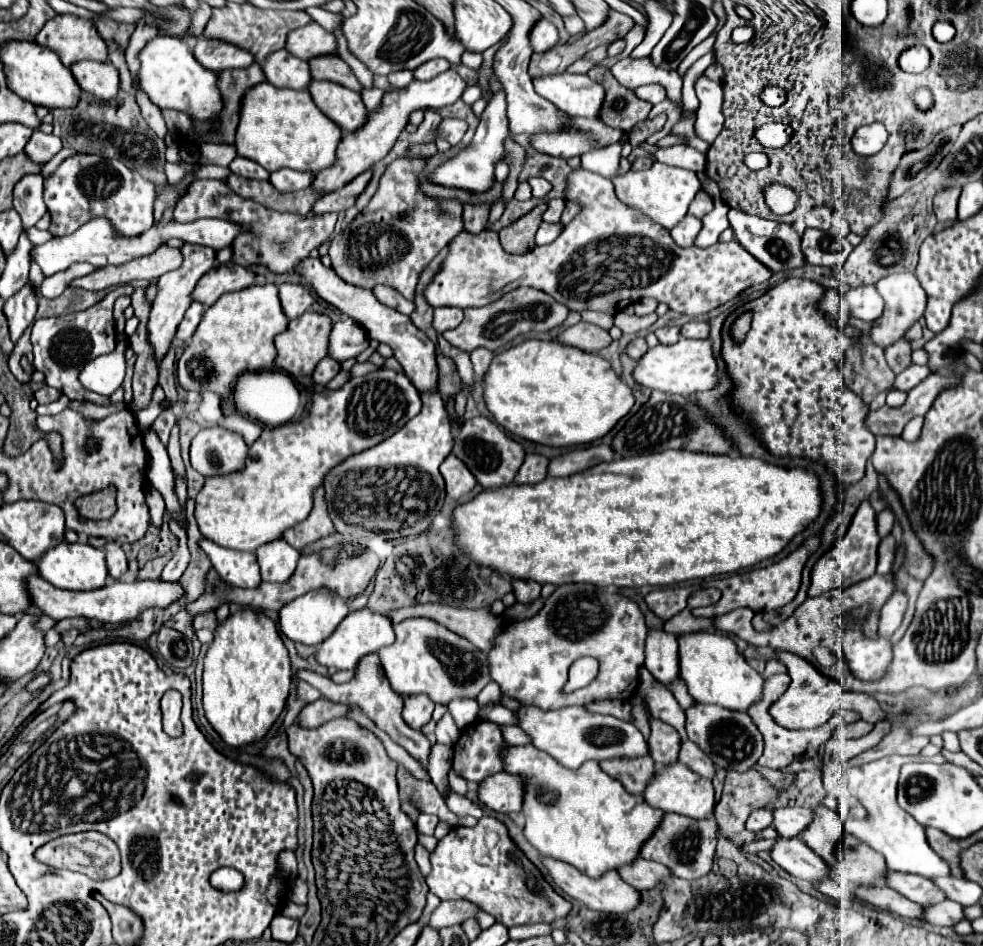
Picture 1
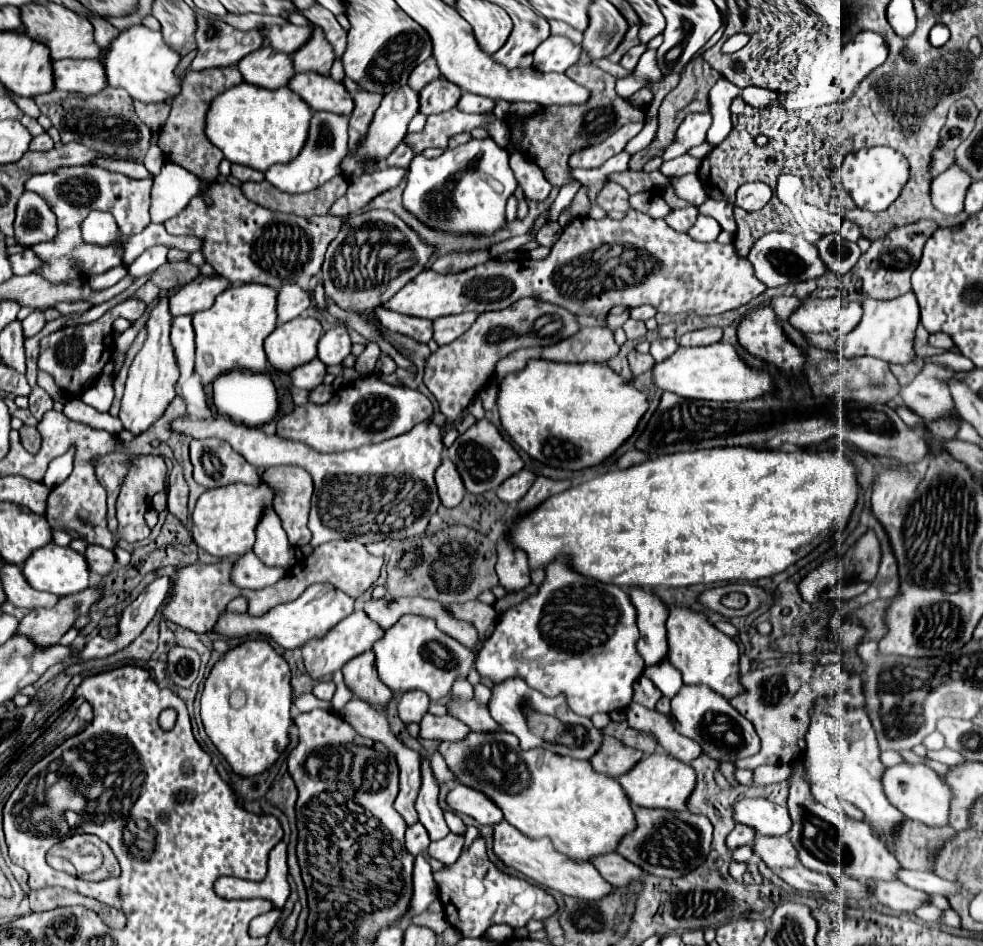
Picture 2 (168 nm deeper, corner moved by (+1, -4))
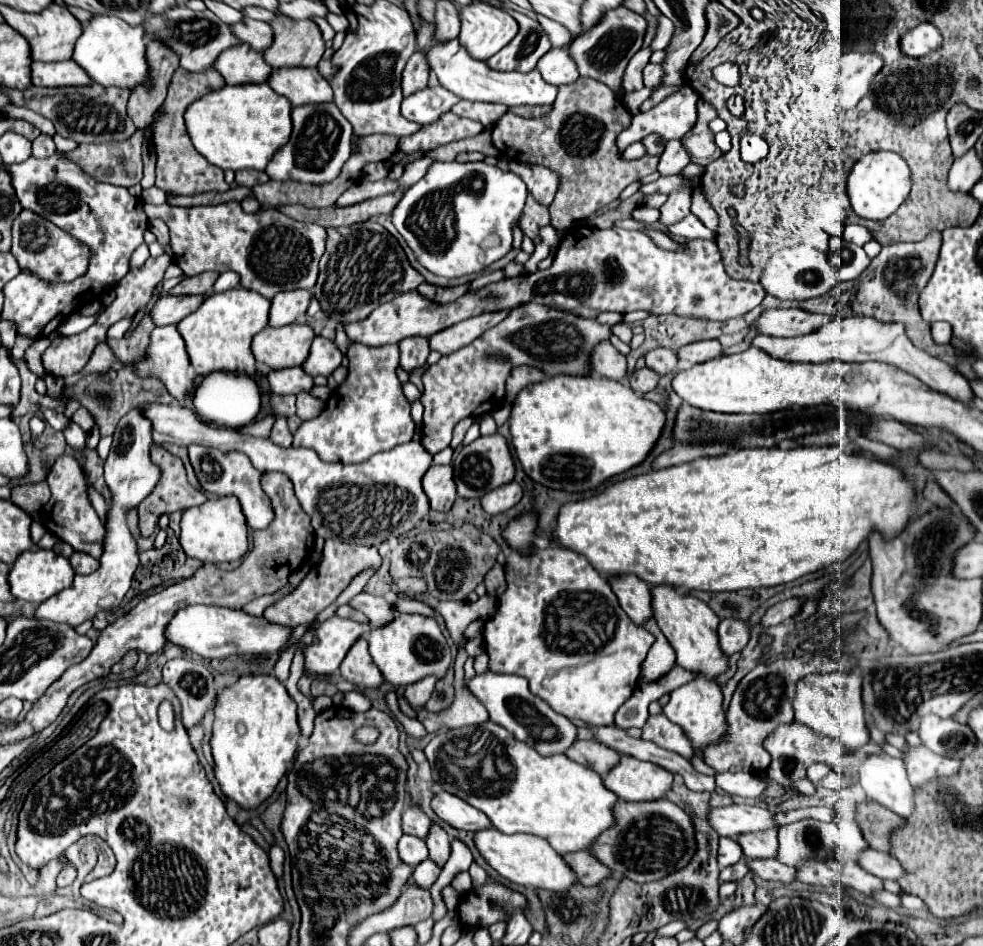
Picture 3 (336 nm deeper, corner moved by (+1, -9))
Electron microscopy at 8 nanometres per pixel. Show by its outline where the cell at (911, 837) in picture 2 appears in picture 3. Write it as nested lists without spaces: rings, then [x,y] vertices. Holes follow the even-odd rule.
[[[865,803],[857,807],[857,823],[867,837],[869,845],[877,851],[891,853],[891,837],[897,829],[903,829],[907,821],[879,803]]]

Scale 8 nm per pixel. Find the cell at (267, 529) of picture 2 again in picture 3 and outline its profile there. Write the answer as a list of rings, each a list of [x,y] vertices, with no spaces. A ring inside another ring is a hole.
[[[191,445],[189,447],[189,459],[191,459],[191,465],[195,469],[195,475],[201,483],[201,489],[203,491],[209,491],[213,495],[237,495],[237,499],[241,501],[241,507],[243,507],[243,513],[247,517],[247,525],[253,529],[253,531],[261,531],[261,529],[267,529],[269,523],[273,523],[275,515],[273,515],[273,507],[271,507],[271,499],[267,497],[267,493],[263,491],[259,479],[261,479],[261,473],[255,471],[251,459],[245,455],[245,453],[239,453],[239,451],[229,451],[229,453],[223,453],[219,449],[213,449],[213,447],[205,447],[205,445]]]

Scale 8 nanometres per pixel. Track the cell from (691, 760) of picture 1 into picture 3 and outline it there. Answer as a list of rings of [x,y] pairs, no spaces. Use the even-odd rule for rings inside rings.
[[[663,713],[649,715],[647,723],[641,729],[641,737],[647,741],[653,741],[655,745],[659,745],[667,751],[679,753],[685,759],[693,757],[693,753],[695,753],[691,741],[683,733],[683,729],[679,725],[671,723]]]

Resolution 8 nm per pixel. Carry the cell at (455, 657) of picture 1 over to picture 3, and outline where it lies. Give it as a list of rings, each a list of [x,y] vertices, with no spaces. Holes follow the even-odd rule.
[[[399,615],[389,625],[371,629],[369,653],[385,681],[389,681],[393,687],[407,687],[419,679],[425,679],[427,675],[433,675],[441,681],[453,663],[451,647],[443,637],[437,621],[423,615]]]

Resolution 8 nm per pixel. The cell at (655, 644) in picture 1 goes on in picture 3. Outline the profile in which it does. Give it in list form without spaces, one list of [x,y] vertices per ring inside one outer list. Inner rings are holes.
[[[625,575],[621,579],[613,577],[613,579],[609,579],[609,583],[621,603],[621,609],[629,615],[629,619],[635,625],[643,627],[653,617],[649,585],[635,575]]]

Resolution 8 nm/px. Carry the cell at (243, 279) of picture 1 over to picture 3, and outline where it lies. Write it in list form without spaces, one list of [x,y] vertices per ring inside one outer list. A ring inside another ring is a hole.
[[[163,295],[151,309],[151,319],[155,325],[177,325],[189,313],[197,311],[205,301],[203,295]]]

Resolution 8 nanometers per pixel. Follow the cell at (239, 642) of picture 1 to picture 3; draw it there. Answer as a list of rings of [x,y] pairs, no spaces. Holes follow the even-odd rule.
[[[243,675],[217,695],[213,715],[215,777],[227,797],[243,809],[253,809],[273,793],[287,771],[287,761],[295,757],[301,735],[297,705],[275,675]]]

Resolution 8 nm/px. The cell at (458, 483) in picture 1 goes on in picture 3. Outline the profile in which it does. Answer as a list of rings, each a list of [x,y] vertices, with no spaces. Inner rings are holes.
[[[433,465],[427,475],[423,477],[423,491],[429,497],[429,505],[433,511],[451,511],[457,491],[453,481],[453,467],[451,465]]]

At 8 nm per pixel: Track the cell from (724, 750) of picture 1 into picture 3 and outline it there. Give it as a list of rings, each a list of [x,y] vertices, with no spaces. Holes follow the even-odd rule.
[[[699,677],[699,679],[693,679],[691,683],[685,683],[685,685],[677,687],[675,691],[671,691],[671,699],[665,705],[663,713],[667,715],[669,721],[677,723],[685,731],[685,735],[689,737],[693,747],[699,751],[705,751],[707,745],[717,743],[719,739],[723,739],[723,735],[727,735],[727,717],[725,717],[725,709],[723,709],[721,687],[707,679]]]

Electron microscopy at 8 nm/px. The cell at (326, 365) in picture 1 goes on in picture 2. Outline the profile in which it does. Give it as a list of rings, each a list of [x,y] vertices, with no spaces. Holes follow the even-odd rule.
[[[317,358],[307,362],[307,364],[301,364],[289,372],[291,384],[295,388],[303,388],[303,390],[317,388],[323,382],[323,376],[325,376],[325,364],[319,362]]]

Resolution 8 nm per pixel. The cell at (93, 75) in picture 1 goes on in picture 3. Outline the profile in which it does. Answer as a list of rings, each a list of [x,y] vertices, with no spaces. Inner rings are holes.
[[[59,61],[59,63],[33,63],[31,65],[31,79],[37,87],[87,87],[91,79],[83,67],[73,61]]]

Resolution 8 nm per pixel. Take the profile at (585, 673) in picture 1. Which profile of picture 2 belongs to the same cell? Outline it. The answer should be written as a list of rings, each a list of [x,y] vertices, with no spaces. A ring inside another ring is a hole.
[[[507,678],[503,682],[493,684],[489,698],[489,714],[491,718],[507,732],[515,734],[521,742],[523,750],[531,748],[547,748],[555,754],[571,756],[577,760],[589,760],[591,754],[599,748],[603,734],[593,726],[589,718],[577,716],[573,710],[567,710],[563,698],[547,698],[537,690],[529,688],[523,678]]]

